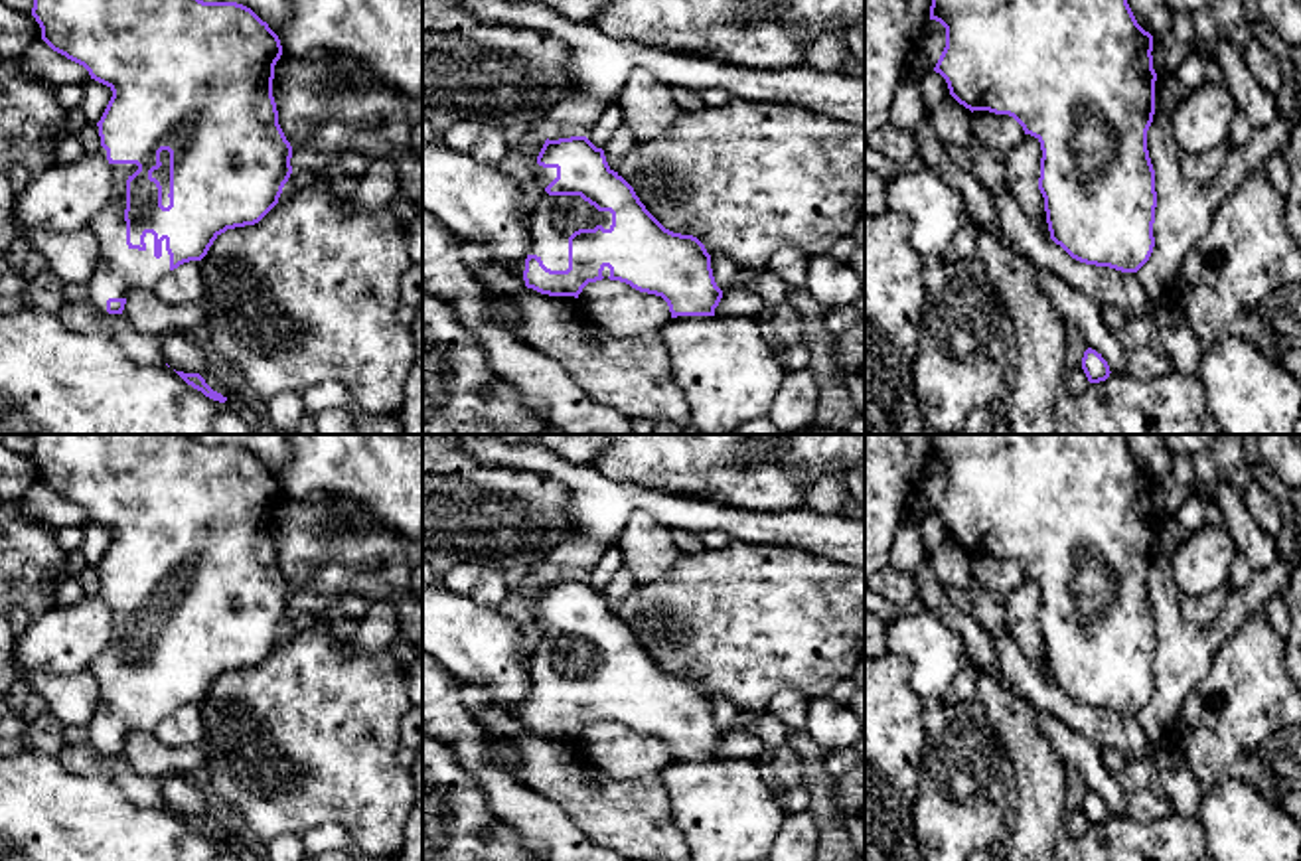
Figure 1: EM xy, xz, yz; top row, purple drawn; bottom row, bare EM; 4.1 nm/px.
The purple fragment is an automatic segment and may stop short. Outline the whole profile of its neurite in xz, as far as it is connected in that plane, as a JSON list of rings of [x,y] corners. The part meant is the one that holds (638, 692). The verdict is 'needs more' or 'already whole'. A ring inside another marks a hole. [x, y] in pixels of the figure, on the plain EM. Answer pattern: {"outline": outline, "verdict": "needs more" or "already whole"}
{"outline": [[[586,579],[547,581],[537,606],[535,624],[543,634],[529,654],[531,691],[523,703],[505,707],[527,731],[578,741],[588,725],[610,721],[661,739],[671,760],[715,758],[723,733],[715,725],[705,687],[693,677],[665,671],[634,630],[608,608],[602,590]]], "verdict": "needs more"}

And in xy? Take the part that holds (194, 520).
{"outline": [[[34,434],[32,458],[53,494],[83,508],[91,521],[113,533],[97,565],[97,596],[111,606],[113,636],[89,665],[99,699],[85,729],[97,752],[122,756],[132,735],[154,731],[184,705],[201,703],[221,675],[259,665],[278,646],[292,616],[292,588],[272,539],[282,488],[251,450],[203,444],[191,434]]], "verdict": "needs more"}

